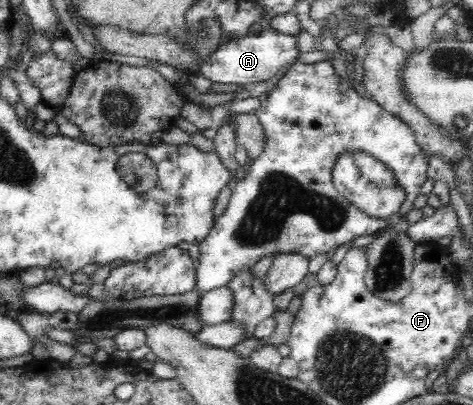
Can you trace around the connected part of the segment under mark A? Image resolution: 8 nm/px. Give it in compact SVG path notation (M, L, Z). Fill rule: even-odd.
M270 28L255 35L250 34L244 38L230 40L229 43L222 43L201 65L199 74L223 85L233 83L242 87L251 86L275 78L280 72L285 75L295 63L299 63L298 58L302 52L298 47L298 37L288 37Z

